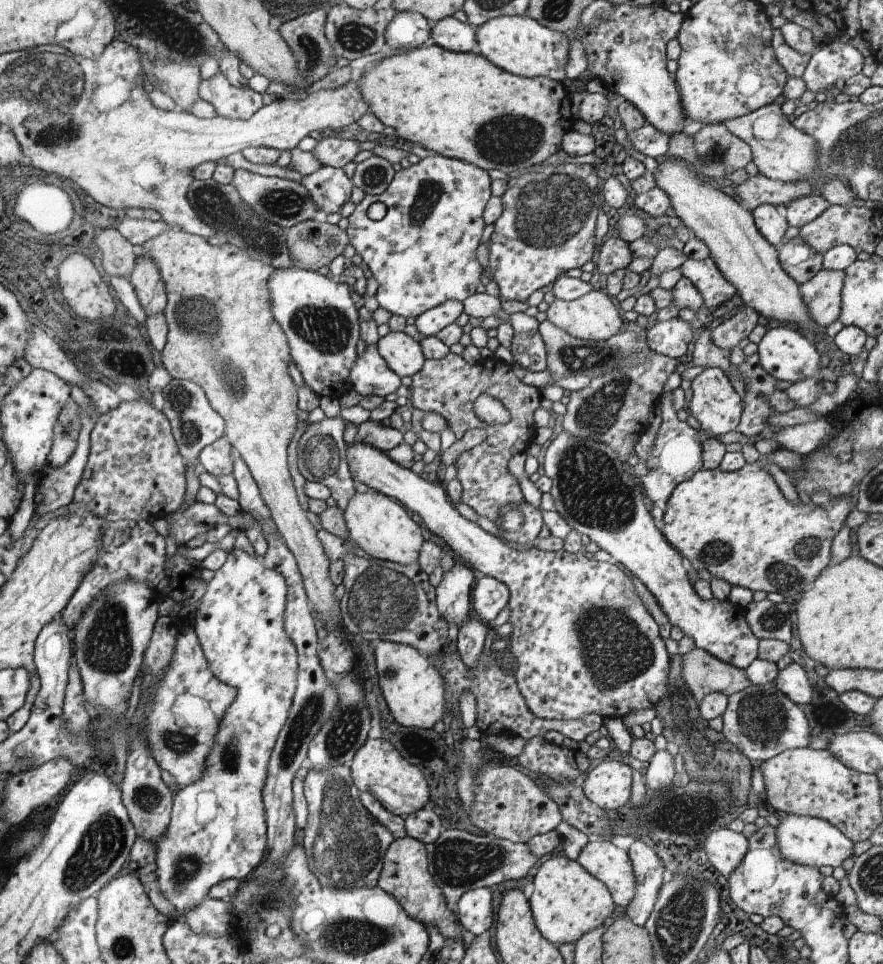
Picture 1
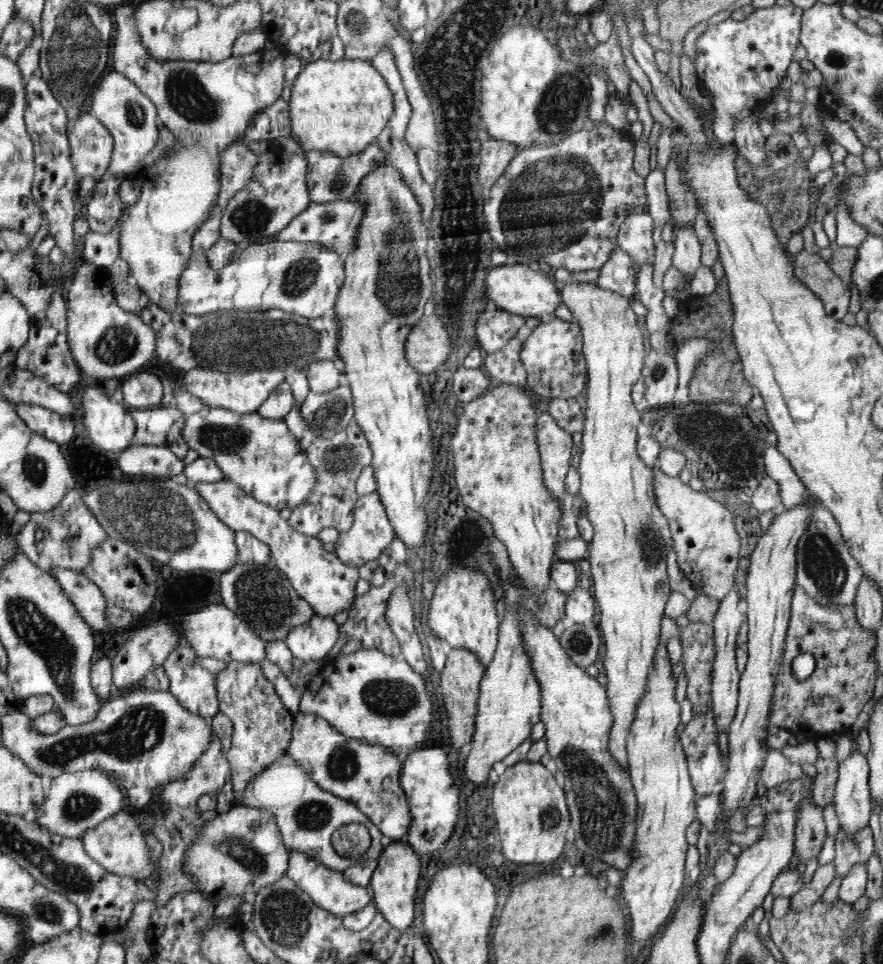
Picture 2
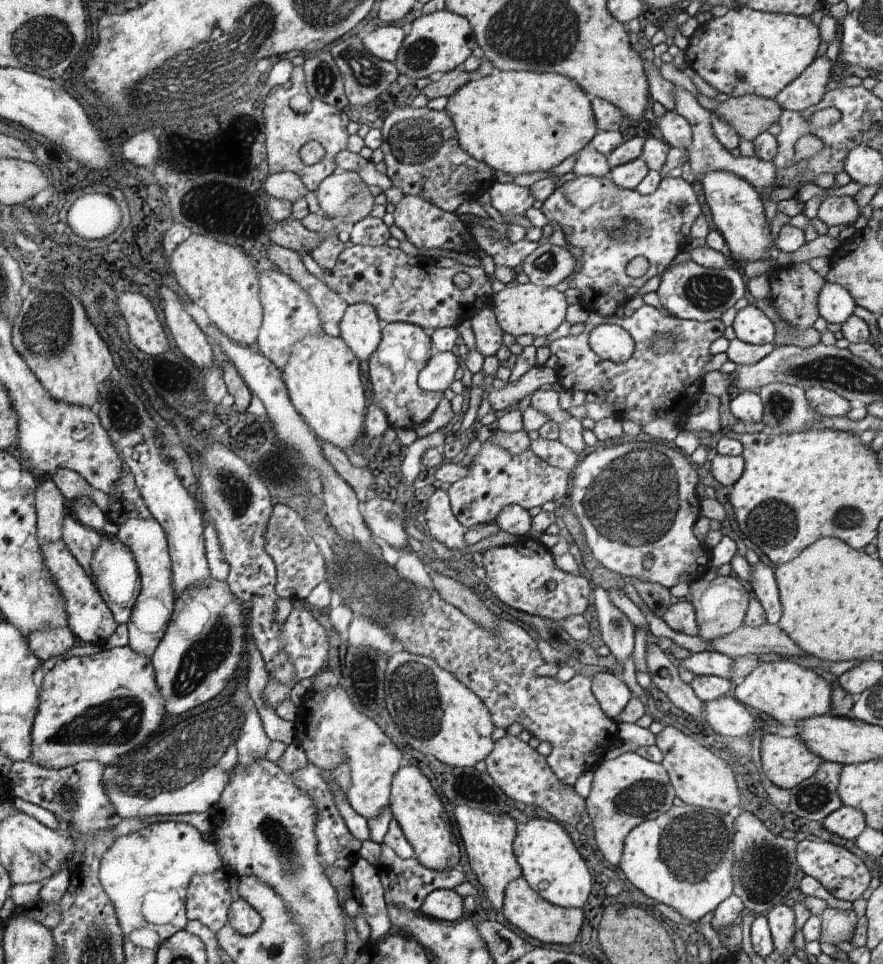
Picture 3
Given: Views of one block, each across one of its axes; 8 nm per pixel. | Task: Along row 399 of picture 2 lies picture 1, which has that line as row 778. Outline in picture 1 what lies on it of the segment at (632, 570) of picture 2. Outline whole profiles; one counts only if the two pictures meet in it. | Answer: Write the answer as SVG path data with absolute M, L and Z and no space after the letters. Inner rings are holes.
M608 758L590 770L584 780L585 796L604 811L622 808L630 798L632 770L624 762Z

